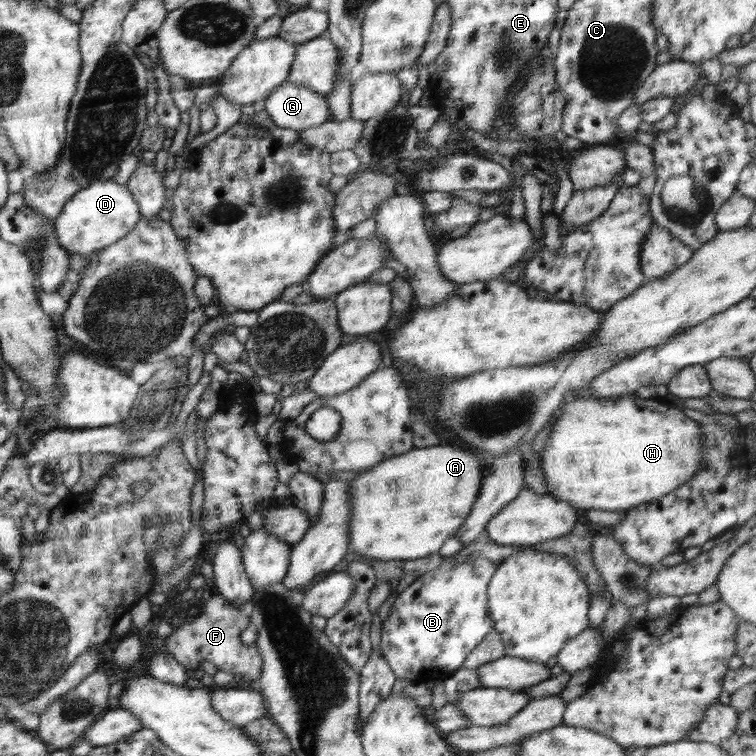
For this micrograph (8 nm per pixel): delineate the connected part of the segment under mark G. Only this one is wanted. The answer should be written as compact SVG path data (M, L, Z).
M290 81L266 96L265 109L278 128L314 128L330 122L330 107L325 95Z

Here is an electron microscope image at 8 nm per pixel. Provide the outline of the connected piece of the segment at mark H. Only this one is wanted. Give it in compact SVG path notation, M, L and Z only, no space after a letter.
M570 391L554 422L552 434L540 454L540 470L548 485L548 495L571 504L573 508L624 512L640 504L660 500L692 480L700 468L700 450L704 444L702 423L685 417L684 411L668 405L664 399L642 399L634 394L617 398L578 398Z

